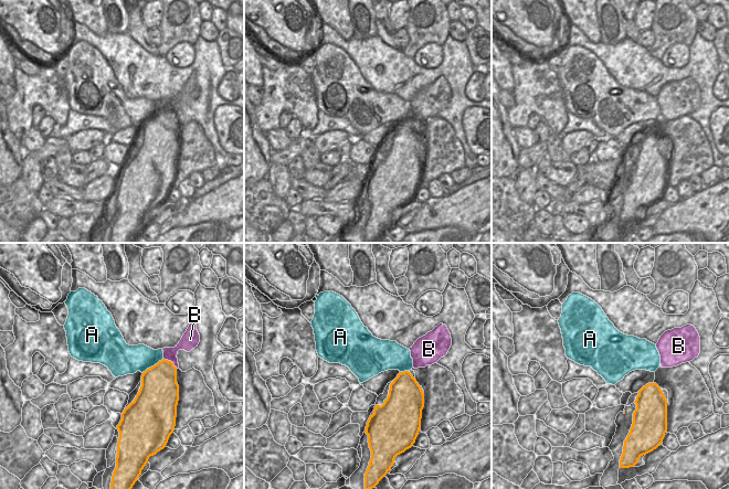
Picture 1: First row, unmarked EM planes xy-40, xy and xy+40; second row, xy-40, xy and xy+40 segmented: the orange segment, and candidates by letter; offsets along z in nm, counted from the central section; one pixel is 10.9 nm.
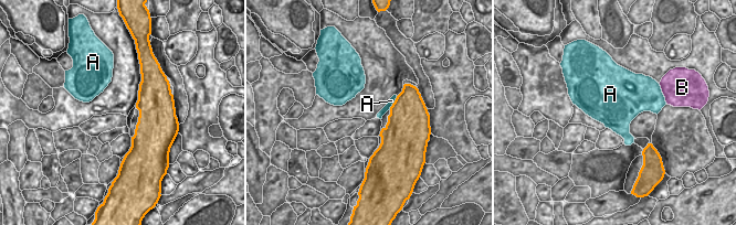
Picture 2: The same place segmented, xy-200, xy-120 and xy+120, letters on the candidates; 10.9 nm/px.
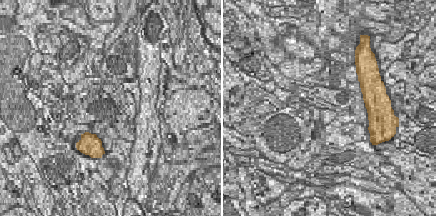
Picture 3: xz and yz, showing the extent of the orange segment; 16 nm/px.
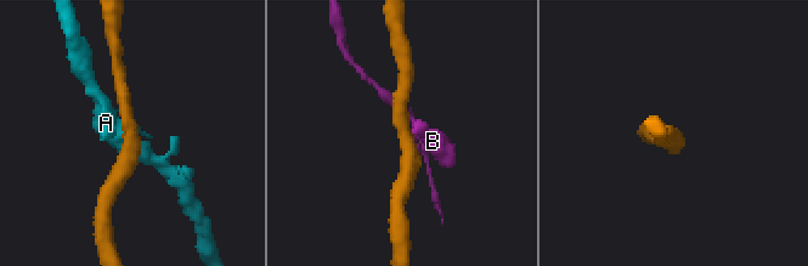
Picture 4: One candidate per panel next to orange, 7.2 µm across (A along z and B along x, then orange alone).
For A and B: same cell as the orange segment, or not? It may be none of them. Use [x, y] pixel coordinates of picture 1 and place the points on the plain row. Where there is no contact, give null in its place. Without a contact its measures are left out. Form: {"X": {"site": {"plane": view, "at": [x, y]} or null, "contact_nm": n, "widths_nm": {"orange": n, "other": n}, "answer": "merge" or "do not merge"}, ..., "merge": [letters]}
{"A": {"site": {"plane": "xy-40", "at": [151, 119]}, "contact_nm": 280, "widths_nm": {"orange": 400, "other": 300}, "answer": "do not merge"}, "B": {"site": {"plane": "xy-40", "at": [170, 114]}, "contact_nm": 190, "widths_nm": {"orange": 360, "other": 140}, "answer": "do not merge"}, "merge": []}

